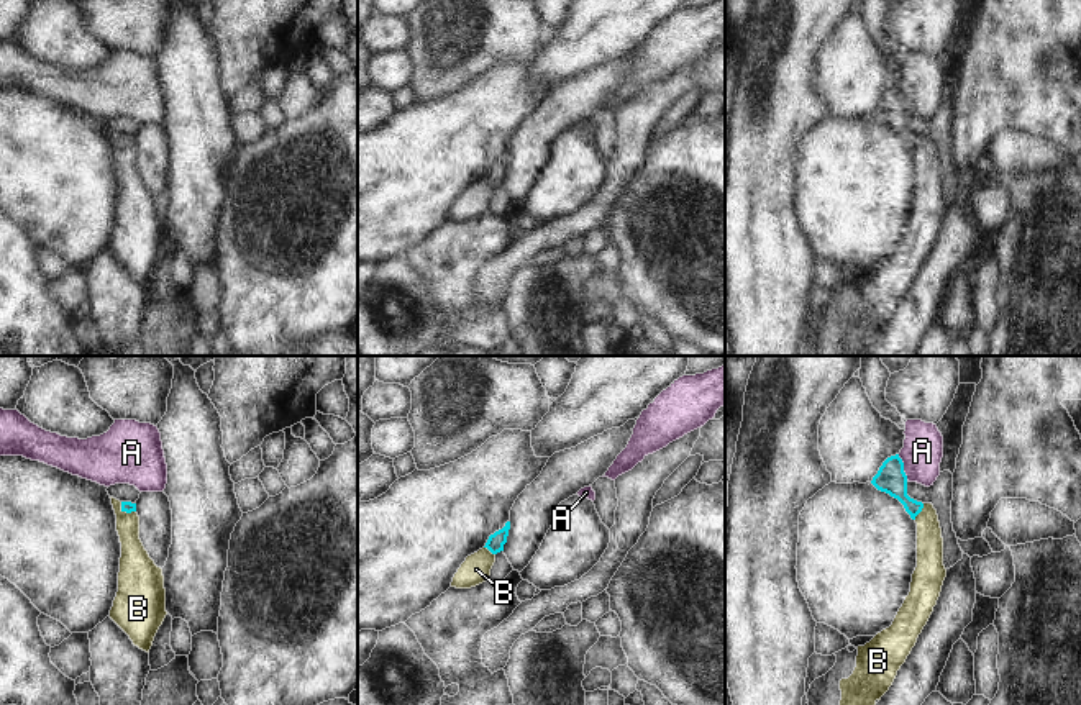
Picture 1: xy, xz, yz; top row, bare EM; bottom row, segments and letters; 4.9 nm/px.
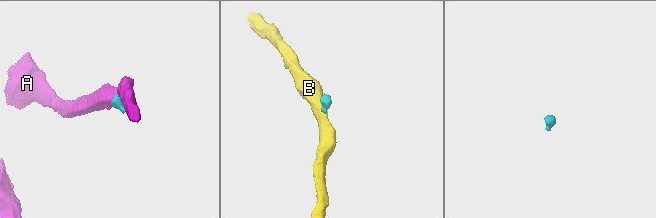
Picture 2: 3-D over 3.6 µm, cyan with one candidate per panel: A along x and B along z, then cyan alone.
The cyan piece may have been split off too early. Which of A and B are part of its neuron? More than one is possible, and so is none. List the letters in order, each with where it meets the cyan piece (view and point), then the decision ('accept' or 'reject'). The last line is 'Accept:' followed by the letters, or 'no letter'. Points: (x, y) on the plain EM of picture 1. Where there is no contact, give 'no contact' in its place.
A: yz (903, 100) | reject
B: yz (921, 143) | accept
Accept: B

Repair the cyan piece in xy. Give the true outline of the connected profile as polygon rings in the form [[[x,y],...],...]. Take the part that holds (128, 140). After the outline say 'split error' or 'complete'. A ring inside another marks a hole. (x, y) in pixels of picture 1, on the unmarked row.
[[[110,131],[121,175],[118,225],[110,251],[130,269],[135,279],[149,285],[167,248],[162,202],[154,197],[139,172],[136,136]]]; split error

